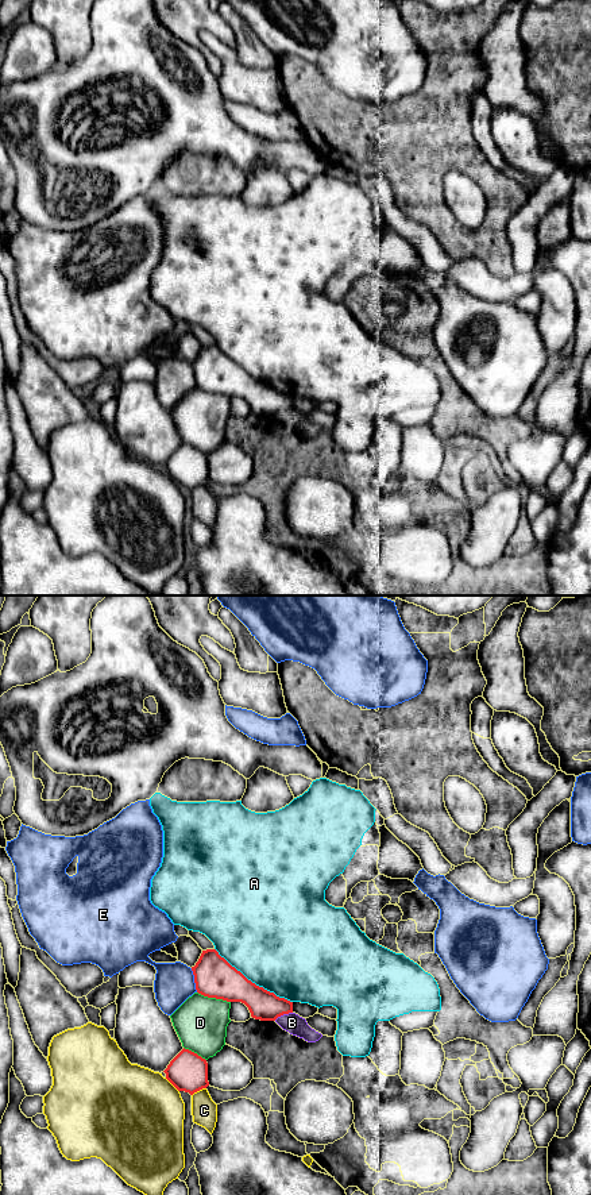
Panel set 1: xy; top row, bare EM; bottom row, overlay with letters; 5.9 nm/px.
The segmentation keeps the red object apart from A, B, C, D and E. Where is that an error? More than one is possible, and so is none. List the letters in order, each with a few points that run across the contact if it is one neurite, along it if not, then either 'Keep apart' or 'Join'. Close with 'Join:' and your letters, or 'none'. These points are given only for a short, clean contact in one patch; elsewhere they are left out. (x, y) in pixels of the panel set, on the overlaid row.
A: Keep apart
B: Keep apart
C: Keep apart
D: Keep apart
E: Keep apart
Join: none

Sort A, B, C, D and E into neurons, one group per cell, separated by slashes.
A / B D / C / E

